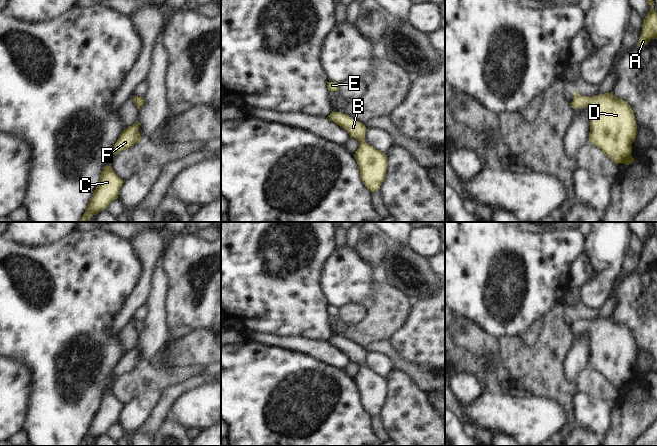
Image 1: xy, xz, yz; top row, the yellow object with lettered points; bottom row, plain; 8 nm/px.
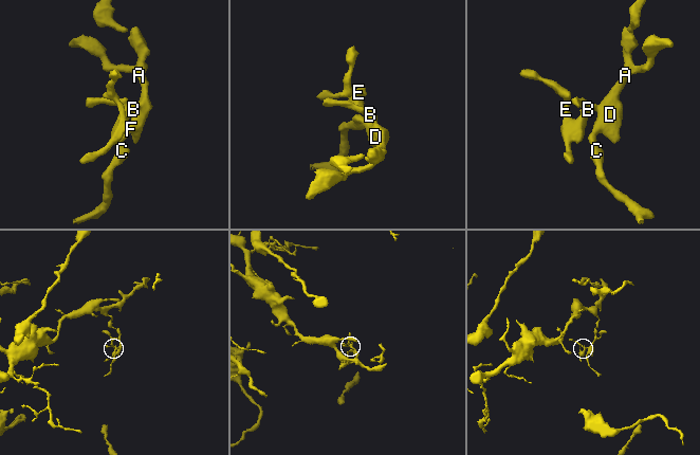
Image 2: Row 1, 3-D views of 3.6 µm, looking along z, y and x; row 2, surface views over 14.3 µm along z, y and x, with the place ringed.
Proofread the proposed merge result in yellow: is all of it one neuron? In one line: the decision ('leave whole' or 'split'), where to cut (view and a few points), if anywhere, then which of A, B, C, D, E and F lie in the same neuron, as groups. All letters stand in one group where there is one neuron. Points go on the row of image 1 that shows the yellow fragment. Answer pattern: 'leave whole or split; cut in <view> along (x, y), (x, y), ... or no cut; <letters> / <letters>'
leave whole; no cut; A B C D E F

